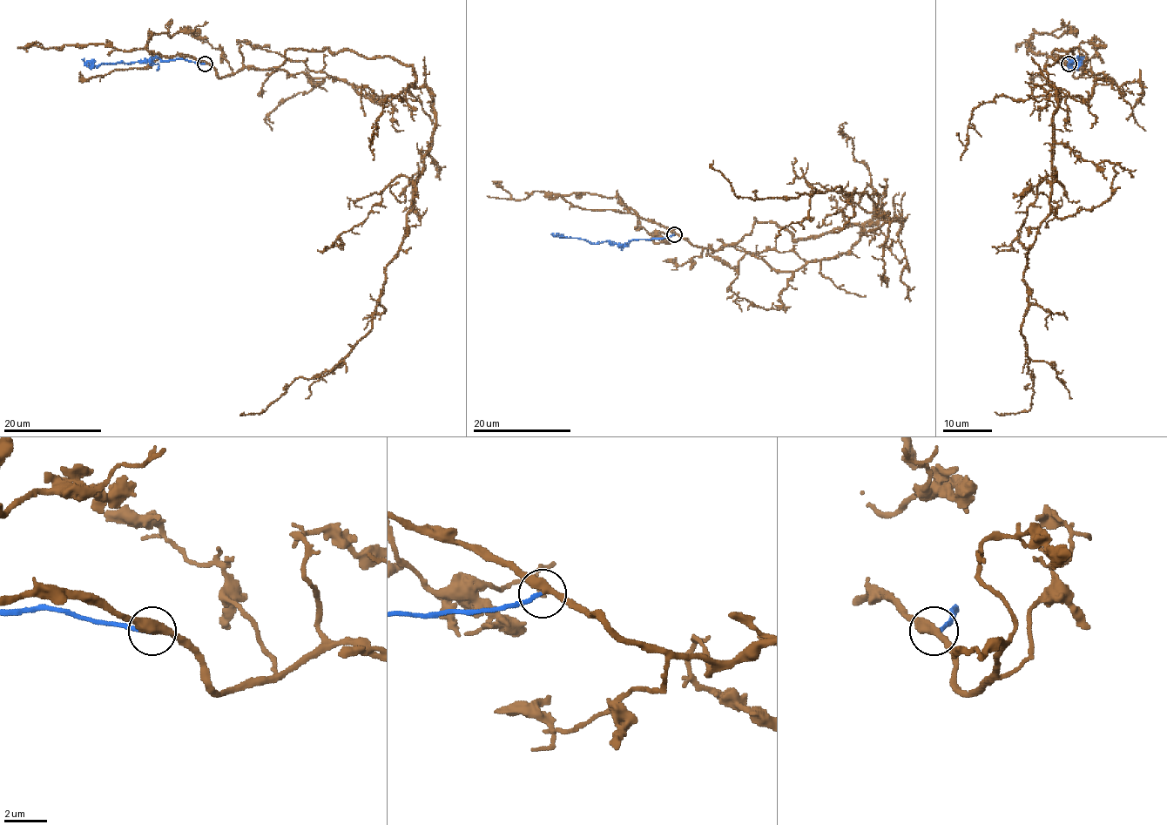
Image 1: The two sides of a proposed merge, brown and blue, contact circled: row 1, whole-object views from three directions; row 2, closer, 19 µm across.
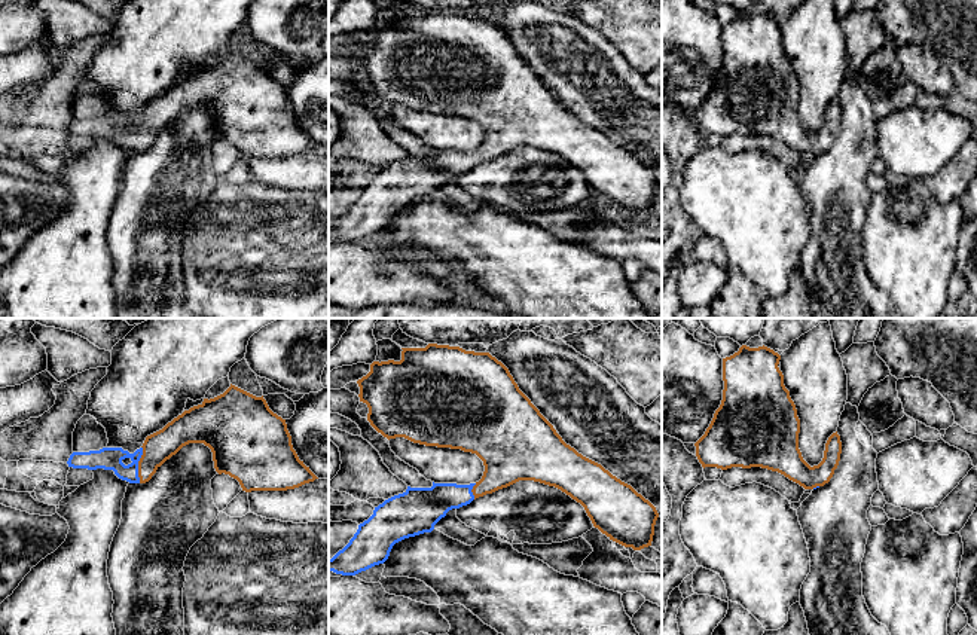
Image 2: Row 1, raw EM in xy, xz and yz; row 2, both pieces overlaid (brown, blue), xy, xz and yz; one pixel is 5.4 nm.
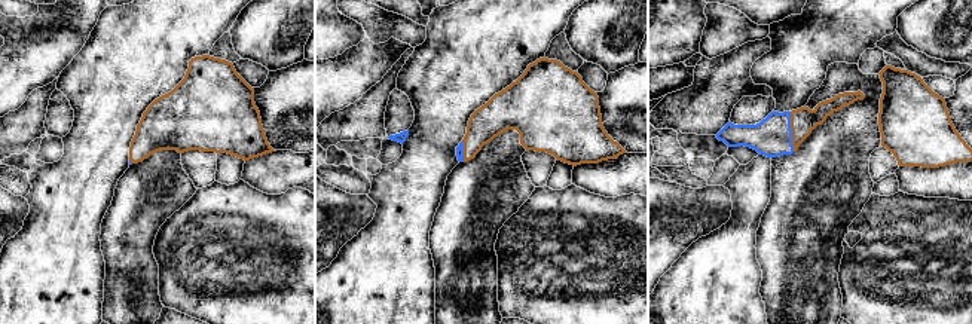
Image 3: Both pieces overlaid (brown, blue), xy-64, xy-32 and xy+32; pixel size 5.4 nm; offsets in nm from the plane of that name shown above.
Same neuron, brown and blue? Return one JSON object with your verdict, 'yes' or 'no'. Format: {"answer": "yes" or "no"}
{"answer": "yes"}

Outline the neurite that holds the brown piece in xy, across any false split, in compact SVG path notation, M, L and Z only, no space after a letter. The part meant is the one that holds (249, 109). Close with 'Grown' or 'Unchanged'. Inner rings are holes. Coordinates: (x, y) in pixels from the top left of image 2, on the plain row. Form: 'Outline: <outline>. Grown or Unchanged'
Outline: M232 51L223 61L210 67L204 65L201 71L184 77L162 97L147 103L143 113L134 120L122 115L73 119L67 131L73 135L113 137L122 147L146 150L167 126L189 110L208 113L216 138L236 146L245 159L287 158L318 146L293 116L286 86L269 76L263 62L256 64Z. Grown

